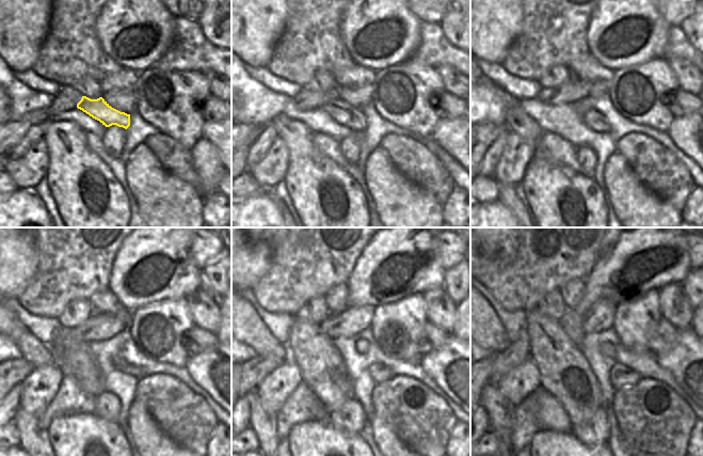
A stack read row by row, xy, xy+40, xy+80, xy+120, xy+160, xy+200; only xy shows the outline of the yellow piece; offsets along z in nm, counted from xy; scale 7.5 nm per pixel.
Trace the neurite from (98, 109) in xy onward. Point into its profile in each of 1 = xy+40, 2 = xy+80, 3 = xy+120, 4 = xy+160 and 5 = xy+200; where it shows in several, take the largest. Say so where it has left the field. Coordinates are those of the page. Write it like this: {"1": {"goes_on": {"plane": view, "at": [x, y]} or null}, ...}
{"1": {"goes_on": {"plane": "xy+40", "at": [341, 112]}}, "2": {"goes_on": {"plane": "xy+80", "at": [593, 120]}}, "3": {"goes_on": {"plane": "xy+120", "at": [120, 363]}}, "4": {"goes_on": {"plane": "xy+160", "at": [379, 373]}}, "5": {"goes_on": {"plane": "xy+200", "at": [621, 376]}}}

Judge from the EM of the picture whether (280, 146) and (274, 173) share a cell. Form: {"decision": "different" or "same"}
{"decision": "same"}

